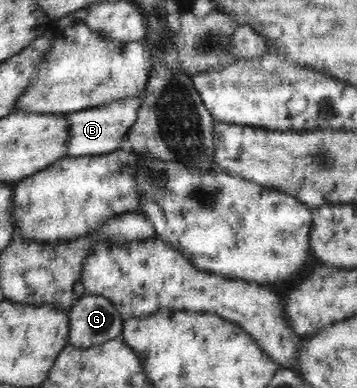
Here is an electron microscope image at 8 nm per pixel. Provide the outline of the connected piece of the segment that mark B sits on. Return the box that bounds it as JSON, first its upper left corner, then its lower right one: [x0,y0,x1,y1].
[65,97,142,157]

